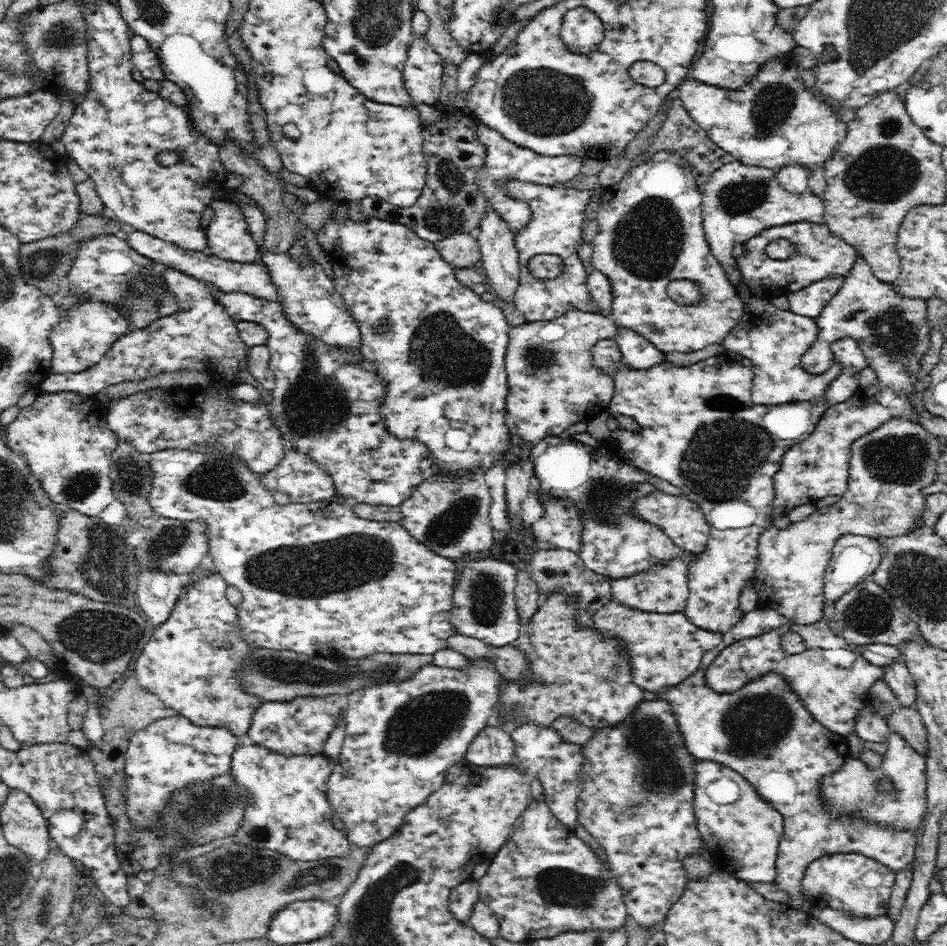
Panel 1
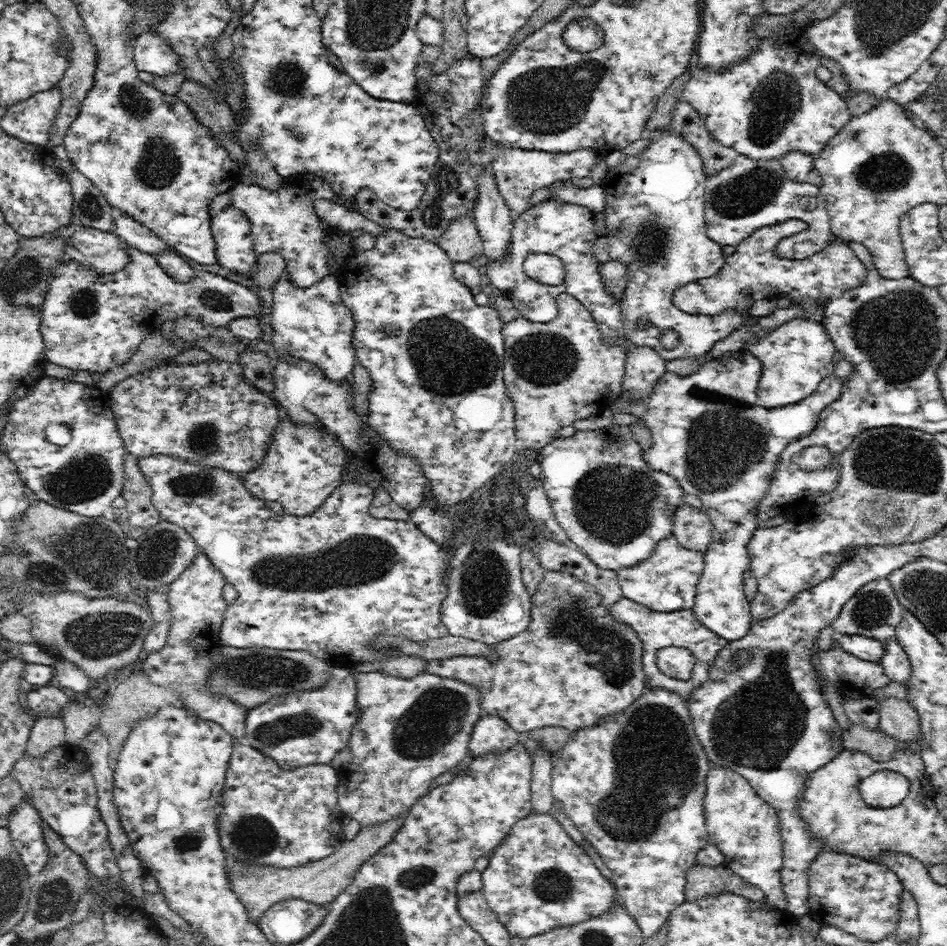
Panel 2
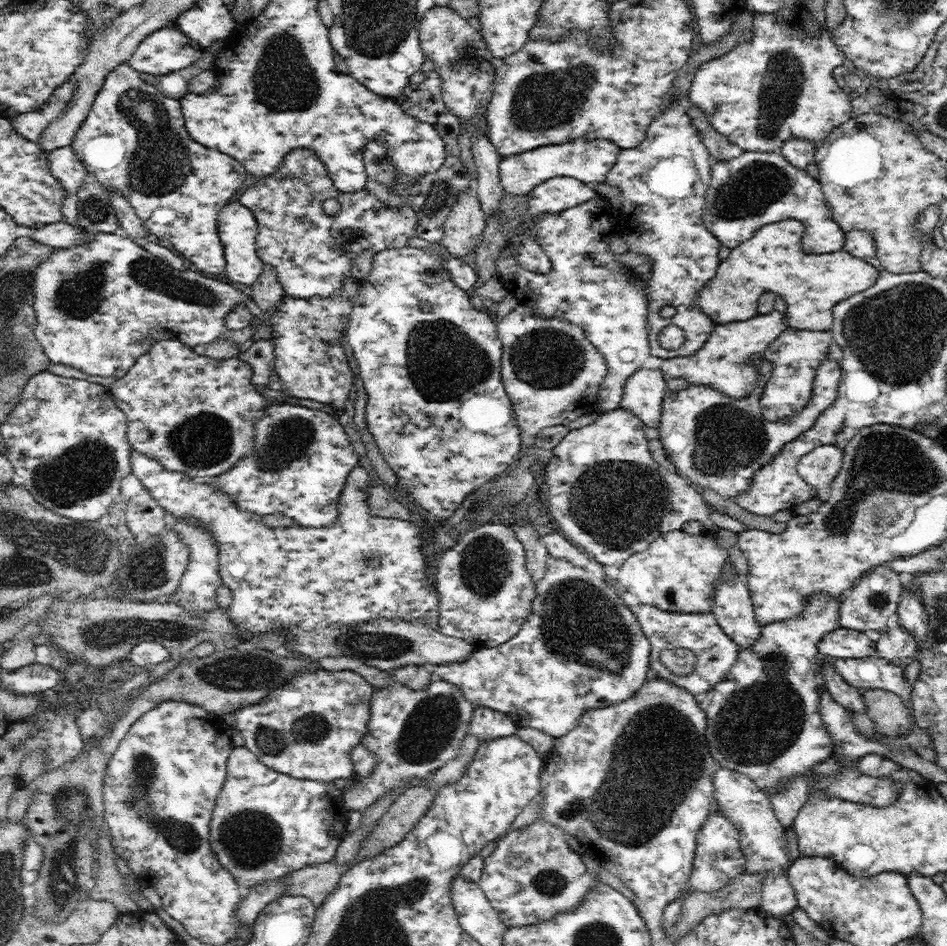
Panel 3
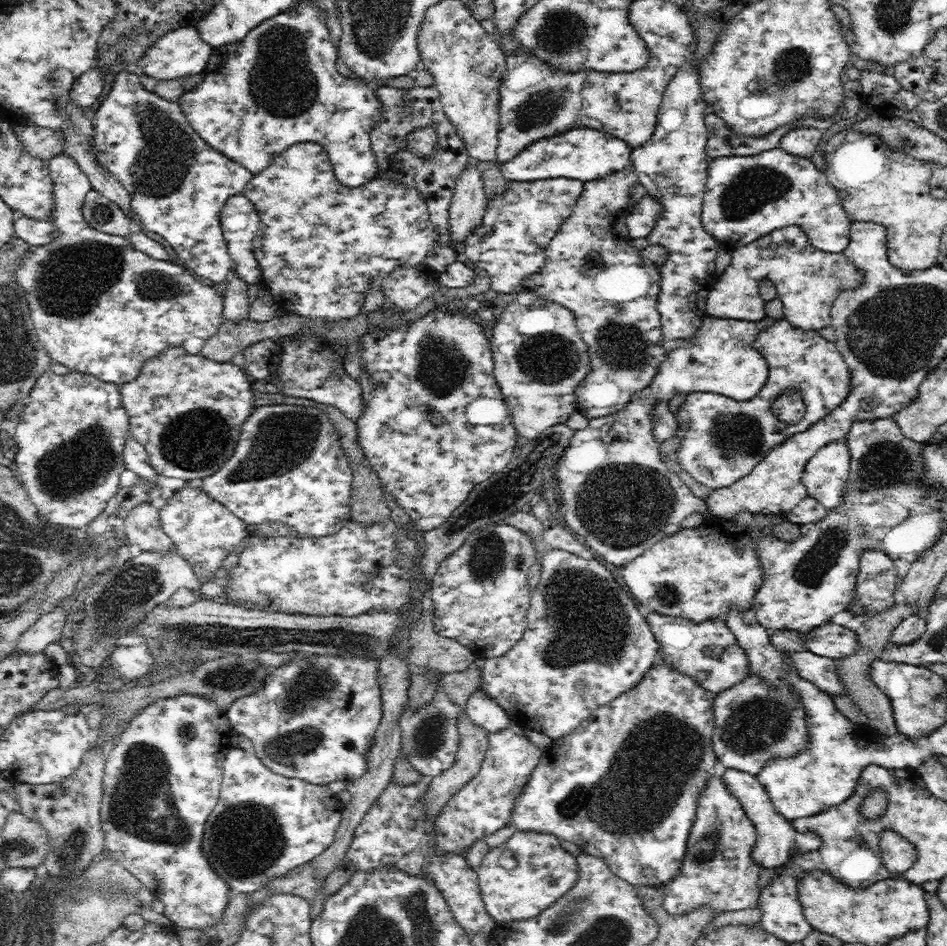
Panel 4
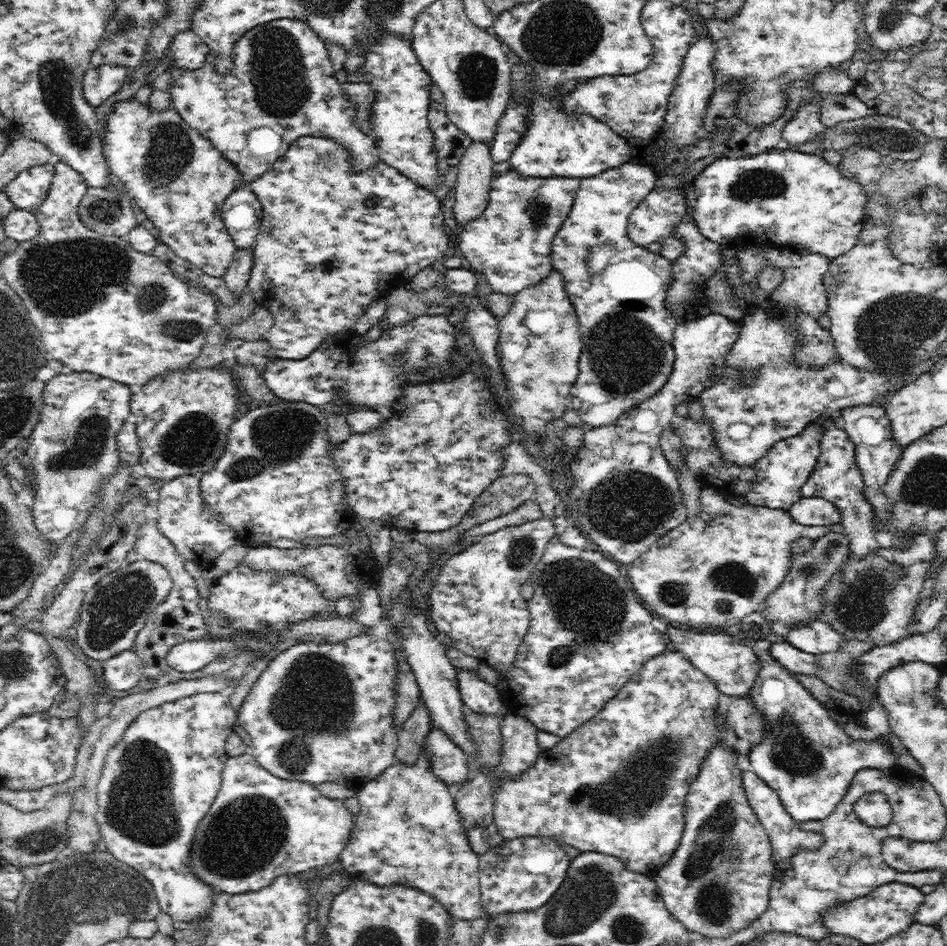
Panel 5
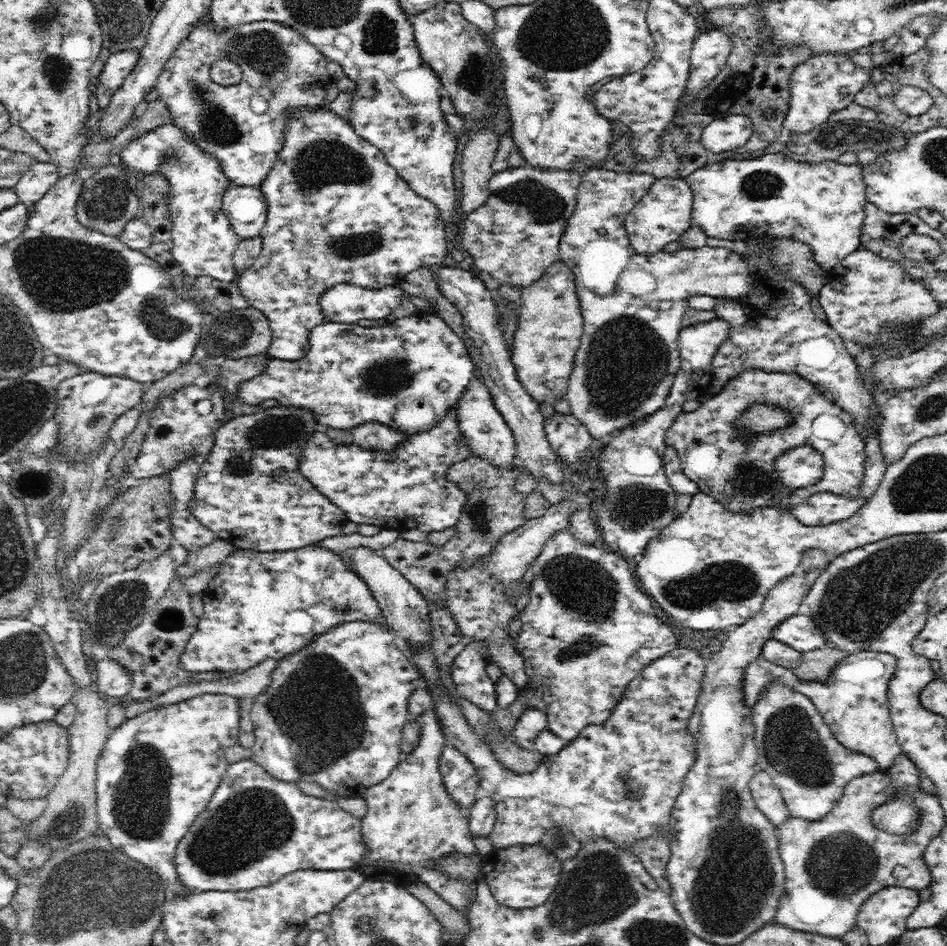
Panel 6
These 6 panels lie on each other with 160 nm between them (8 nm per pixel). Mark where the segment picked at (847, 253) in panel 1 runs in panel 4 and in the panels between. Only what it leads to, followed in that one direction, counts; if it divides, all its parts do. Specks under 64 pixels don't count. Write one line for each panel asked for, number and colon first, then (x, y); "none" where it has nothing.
2: (754, 272)
3: (770, 261)
4: (807, 280)

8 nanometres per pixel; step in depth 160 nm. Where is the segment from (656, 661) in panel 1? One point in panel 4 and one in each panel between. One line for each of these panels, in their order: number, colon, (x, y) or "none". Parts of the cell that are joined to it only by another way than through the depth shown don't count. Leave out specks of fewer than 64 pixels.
2: (656, 630)
3: (698, 631)
4: (706, 651)

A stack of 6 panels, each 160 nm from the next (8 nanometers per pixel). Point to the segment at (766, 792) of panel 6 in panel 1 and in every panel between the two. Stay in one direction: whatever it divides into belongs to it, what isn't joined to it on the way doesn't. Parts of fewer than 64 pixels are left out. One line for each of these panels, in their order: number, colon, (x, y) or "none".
1: (741, 831)
2: (744, 828)
3: (761, 836)
4: (775, 836)
5: (786, 839)

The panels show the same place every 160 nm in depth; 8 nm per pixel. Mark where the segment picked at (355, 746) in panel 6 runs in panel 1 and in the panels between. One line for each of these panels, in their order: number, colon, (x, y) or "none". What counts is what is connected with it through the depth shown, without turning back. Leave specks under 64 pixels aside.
1: (299, 727)
2: (310, 727)
3: (306, 729)
4: (316, 715)
5: (322, 712)

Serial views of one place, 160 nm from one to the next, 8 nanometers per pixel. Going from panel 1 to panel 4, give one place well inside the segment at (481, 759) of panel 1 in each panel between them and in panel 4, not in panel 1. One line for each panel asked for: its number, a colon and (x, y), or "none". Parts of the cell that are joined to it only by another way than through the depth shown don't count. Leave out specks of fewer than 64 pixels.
2: (492, 735)
3: (487, 725)
4: (482, 712)

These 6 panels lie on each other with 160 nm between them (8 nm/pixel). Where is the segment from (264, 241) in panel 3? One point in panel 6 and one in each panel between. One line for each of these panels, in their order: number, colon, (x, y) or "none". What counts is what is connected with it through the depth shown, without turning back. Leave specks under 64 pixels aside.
4: (321, 245)
5: (331, 242)
6: (338, 213)

